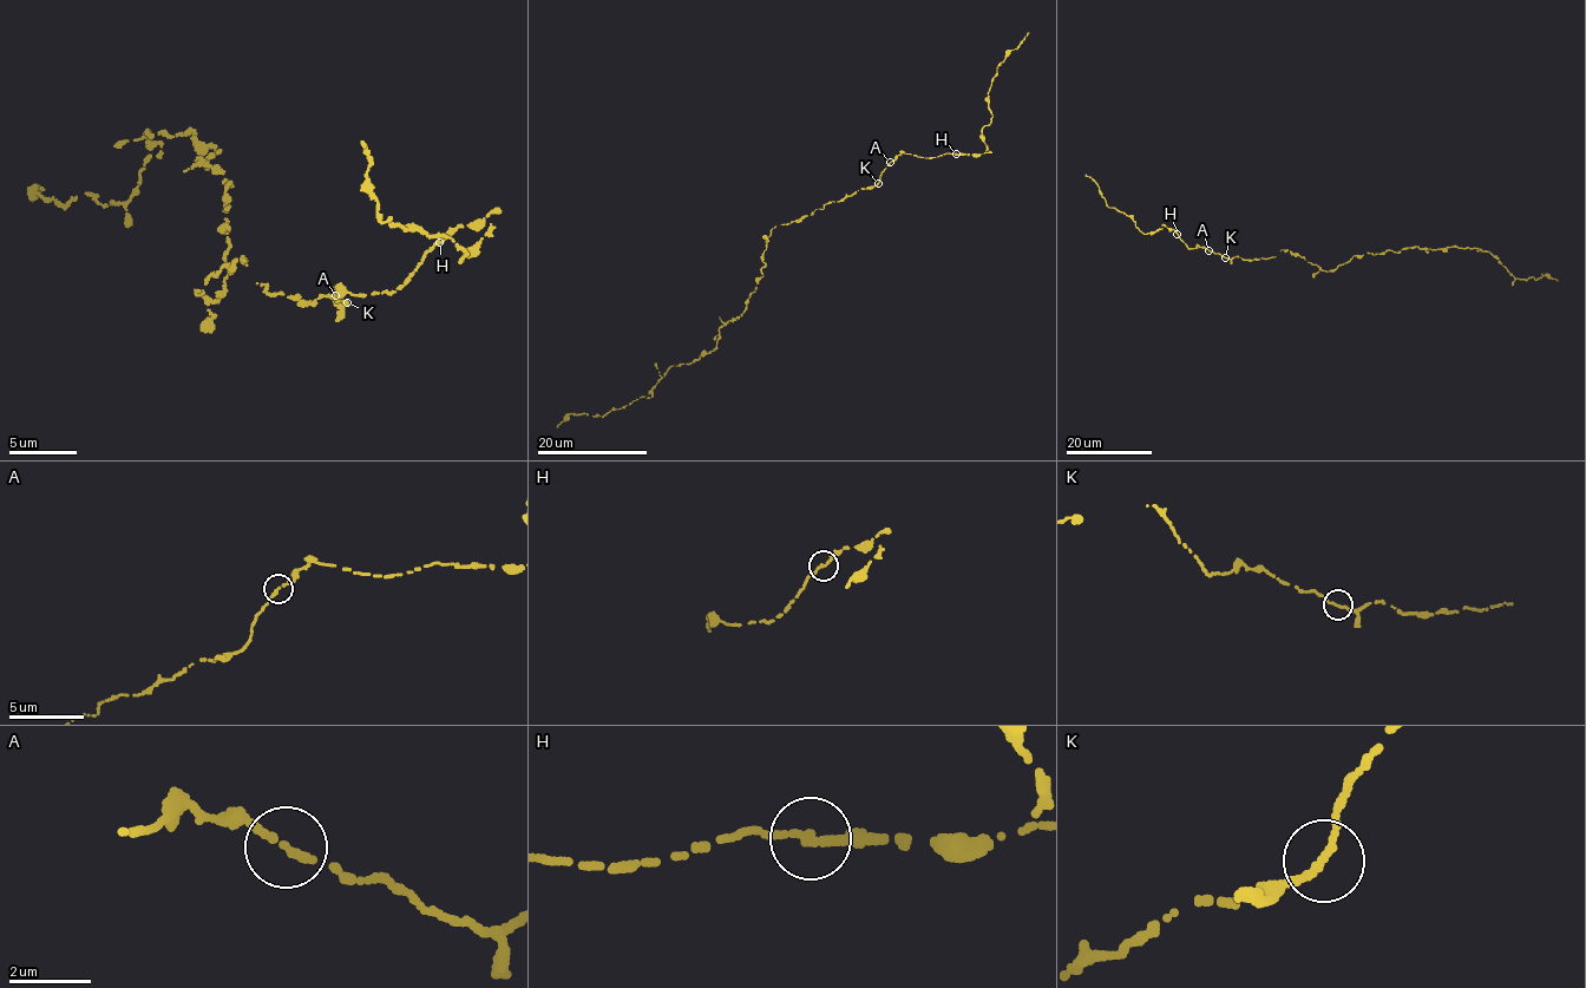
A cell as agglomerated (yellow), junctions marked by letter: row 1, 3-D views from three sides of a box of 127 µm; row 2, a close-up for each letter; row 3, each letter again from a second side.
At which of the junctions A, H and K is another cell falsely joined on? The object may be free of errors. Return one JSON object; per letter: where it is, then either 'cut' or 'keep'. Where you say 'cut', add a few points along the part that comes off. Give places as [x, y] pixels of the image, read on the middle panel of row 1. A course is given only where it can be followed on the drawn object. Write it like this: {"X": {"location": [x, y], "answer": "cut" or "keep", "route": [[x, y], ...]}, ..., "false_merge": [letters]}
{"A": {"location": [890, 162], "answer": "keep"}, "H": {"location": [956, 154], "answer": "keep"}, "K": {"location": [878, 183], "answer": "keep"}, "false_merge": []}

